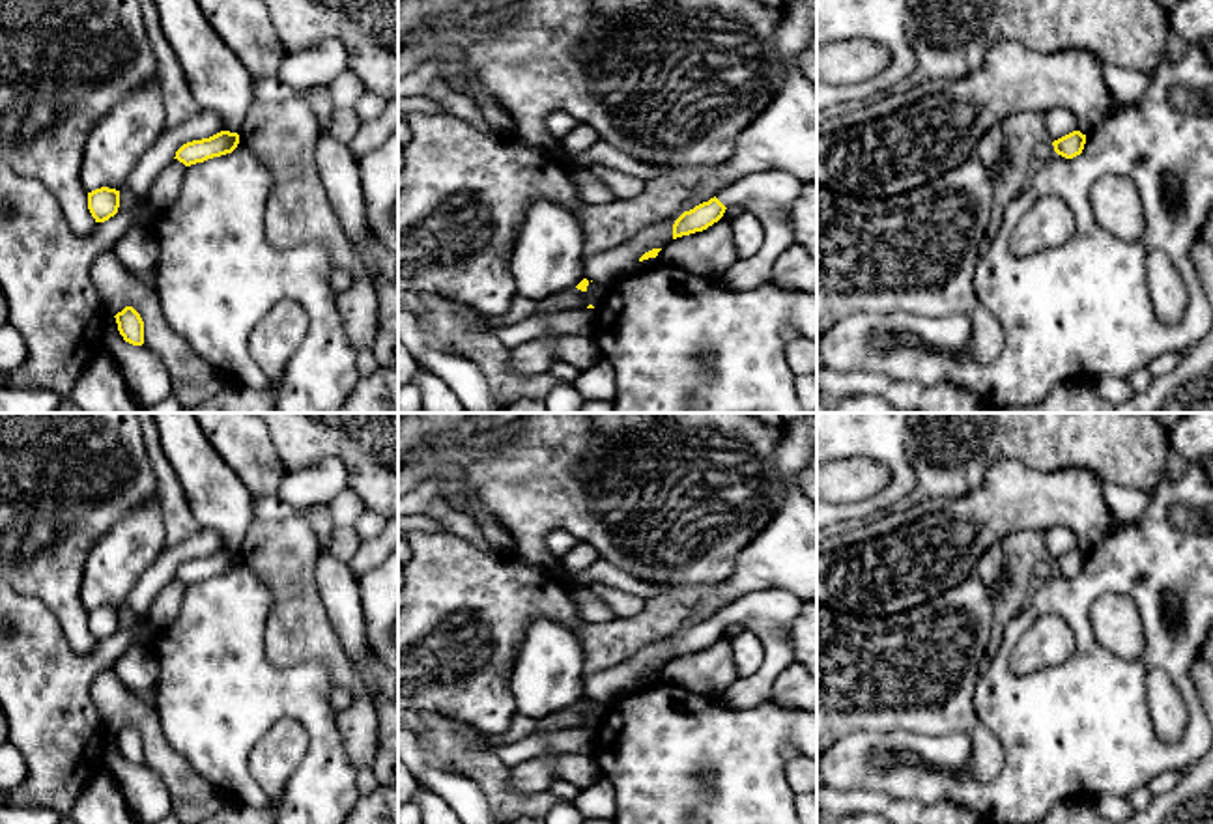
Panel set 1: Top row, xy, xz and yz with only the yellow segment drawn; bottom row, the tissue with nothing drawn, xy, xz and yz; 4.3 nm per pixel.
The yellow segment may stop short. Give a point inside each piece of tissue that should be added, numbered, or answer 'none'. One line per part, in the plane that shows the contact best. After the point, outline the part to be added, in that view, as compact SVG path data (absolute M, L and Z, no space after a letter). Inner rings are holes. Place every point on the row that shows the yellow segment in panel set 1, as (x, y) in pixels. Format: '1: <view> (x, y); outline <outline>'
1: xz (769, 195); outline M785 170L748 174L721 189L716 198L725 206L742 206L764 228L761 250L738 260L721 282L733 290L749 290L772 280L778 256L794 243L791 206L802 191L802 181Z

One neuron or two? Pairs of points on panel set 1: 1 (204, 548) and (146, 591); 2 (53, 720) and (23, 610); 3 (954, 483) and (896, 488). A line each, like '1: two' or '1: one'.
1: one
2: one
3: two

